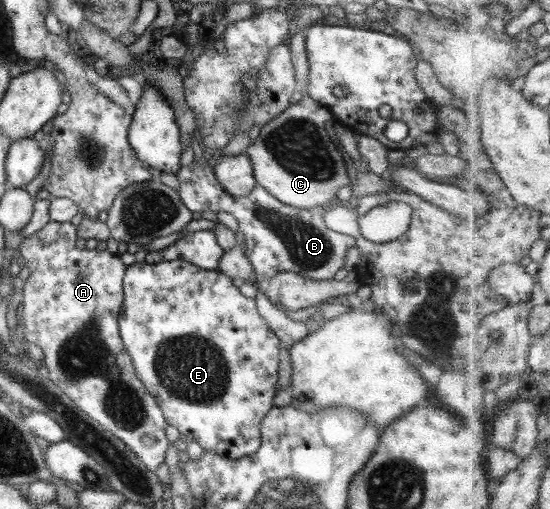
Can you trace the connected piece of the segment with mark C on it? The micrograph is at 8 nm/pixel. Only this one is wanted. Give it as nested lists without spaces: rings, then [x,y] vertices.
[[[299,27],[298,32],[290,38],[289,46],[296,91],[302,94],[303,98],[296,104],[289,104],[284,112],[263,124],[257,138],[248,145],[245,152],[246,157],[250,159],[252,174],[258,186],[278,202],[308,211],[310,208],[323,208],[326,202],[335,198],[340,186],[350,184],[344,160],[324,129],[326,120],[333,119],[333,116],[304,95],[308,84],[306,32],[306,27]]]

